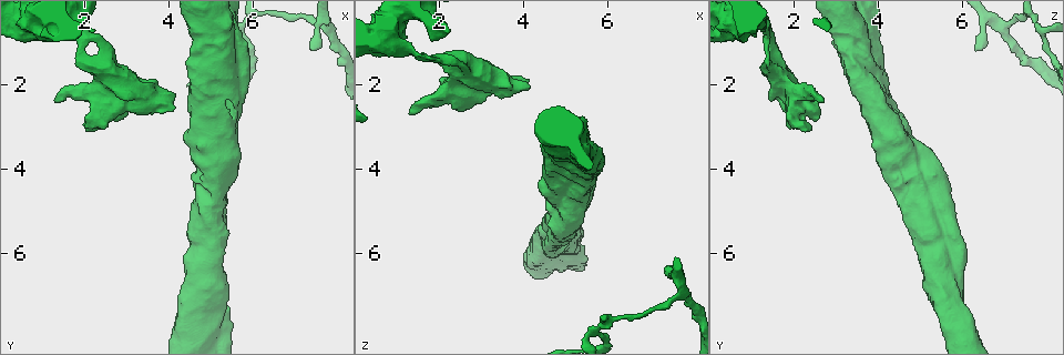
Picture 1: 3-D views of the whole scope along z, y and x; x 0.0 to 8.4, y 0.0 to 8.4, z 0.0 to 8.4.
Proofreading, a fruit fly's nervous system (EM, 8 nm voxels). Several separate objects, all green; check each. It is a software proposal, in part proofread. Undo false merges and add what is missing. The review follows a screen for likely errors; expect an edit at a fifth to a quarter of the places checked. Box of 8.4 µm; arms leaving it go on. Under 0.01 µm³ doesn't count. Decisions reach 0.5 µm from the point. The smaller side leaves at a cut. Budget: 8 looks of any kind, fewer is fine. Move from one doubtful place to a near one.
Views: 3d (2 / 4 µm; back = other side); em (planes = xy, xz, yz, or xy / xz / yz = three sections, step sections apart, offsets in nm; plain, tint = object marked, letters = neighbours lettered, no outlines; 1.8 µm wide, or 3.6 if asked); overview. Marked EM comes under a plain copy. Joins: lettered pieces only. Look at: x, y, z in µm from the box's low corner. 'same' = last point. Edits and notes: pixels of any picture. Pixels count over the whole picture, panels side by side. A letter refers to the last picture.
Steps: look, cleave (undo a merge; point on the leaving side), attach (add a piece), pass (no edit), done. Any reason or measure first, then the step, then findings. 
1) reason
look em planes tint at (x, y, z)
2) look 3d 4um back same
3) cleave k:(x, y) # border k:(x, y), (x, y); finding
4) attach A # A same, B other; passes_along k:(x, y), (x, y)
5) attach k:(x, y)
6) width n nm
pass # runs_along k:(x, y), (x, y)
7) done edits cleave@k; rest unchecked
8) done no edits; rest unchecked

sudden change in width
look em 3.6um planes letters at (5.25, 3.10, 4.30)

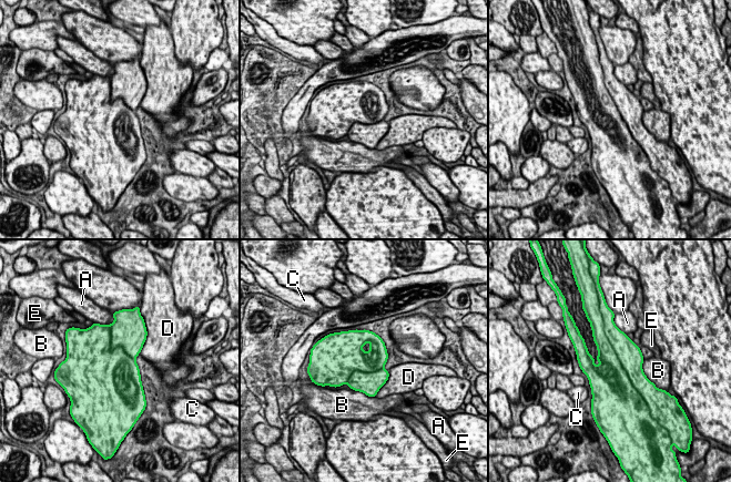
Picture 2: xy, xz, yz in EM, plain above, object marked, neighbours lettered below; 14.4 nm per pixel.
width 750 nm
pass # A other, B other, C other, D other, E other; border 2:(388, 371), (386, 382), (375, 396); all the same neuron

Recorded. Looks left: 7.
an open end
look 3d 2um at (4.05, 2.60, 1.85)

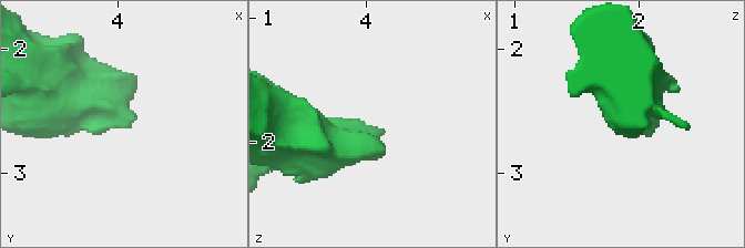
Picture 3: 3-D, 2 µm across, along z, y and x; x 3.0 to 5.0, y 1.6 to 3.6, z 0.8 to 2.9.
need the tissue
look em yz step 16 tint at (4.10, 2.58, 1.90)

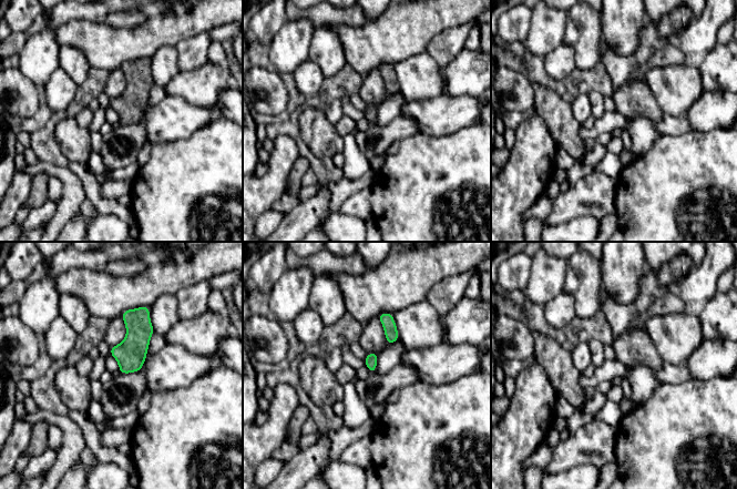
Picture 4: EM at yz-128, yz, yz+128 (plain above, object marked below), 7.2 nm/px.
look em planes letters same

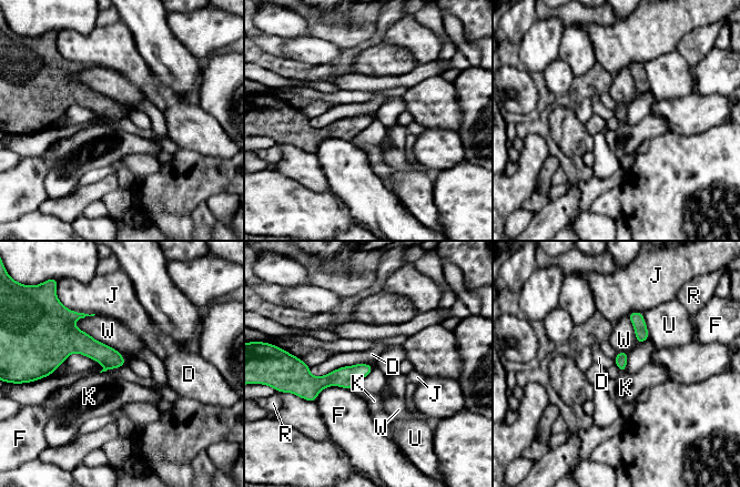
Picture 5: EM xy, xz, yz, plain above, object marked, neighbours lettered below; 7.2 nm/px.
pass # D other, F other, J other, K other, R other, U other, W other; none of them fits

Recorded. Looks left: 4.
three arms meet
look em xz step 4 tint at (1.90, 0.70, 1.40)

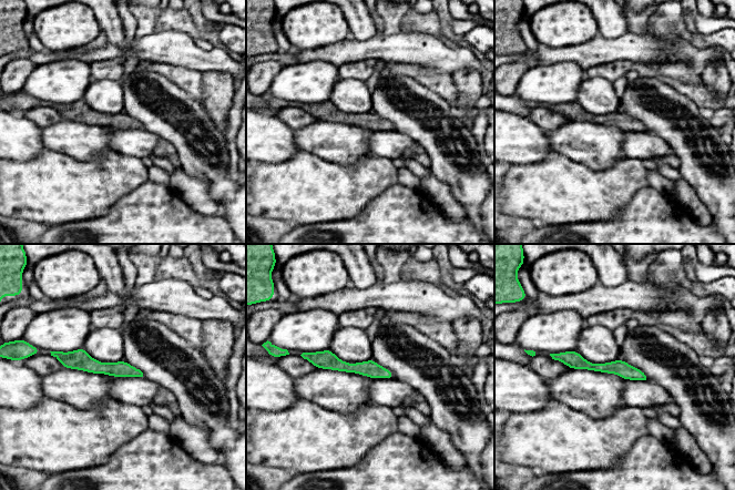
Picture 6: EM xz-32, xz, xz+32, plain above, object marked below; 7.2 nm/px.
cut it another way
look em planes letters same

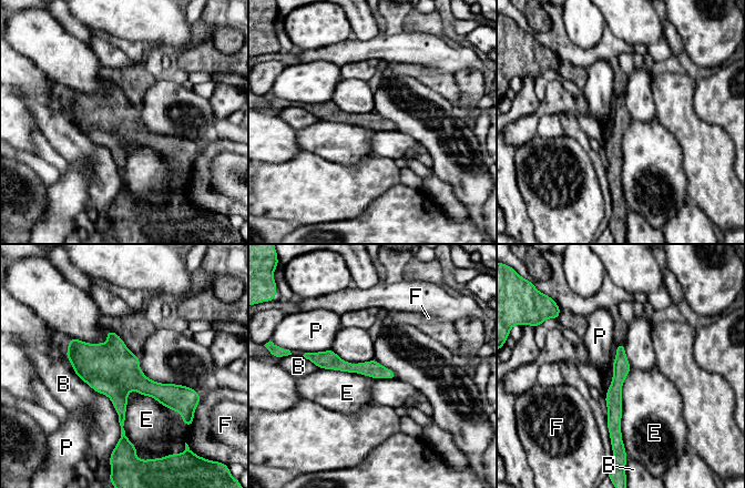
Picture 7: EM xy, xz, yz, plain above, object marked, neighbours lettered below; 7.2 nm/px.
pass # B other, E other, F other, P other; border 7:(173, 412), (133, 389), (124, 434); continuous, no second neuron

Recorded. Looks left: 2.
done no edits; rest unchecked

